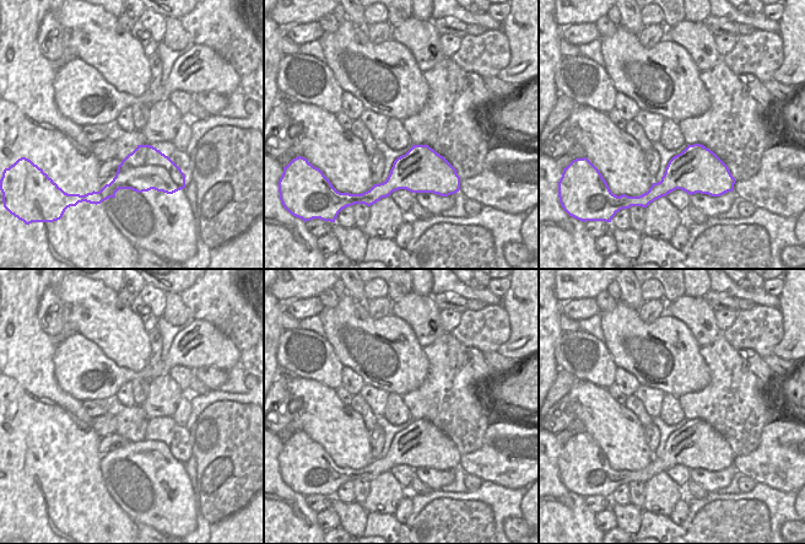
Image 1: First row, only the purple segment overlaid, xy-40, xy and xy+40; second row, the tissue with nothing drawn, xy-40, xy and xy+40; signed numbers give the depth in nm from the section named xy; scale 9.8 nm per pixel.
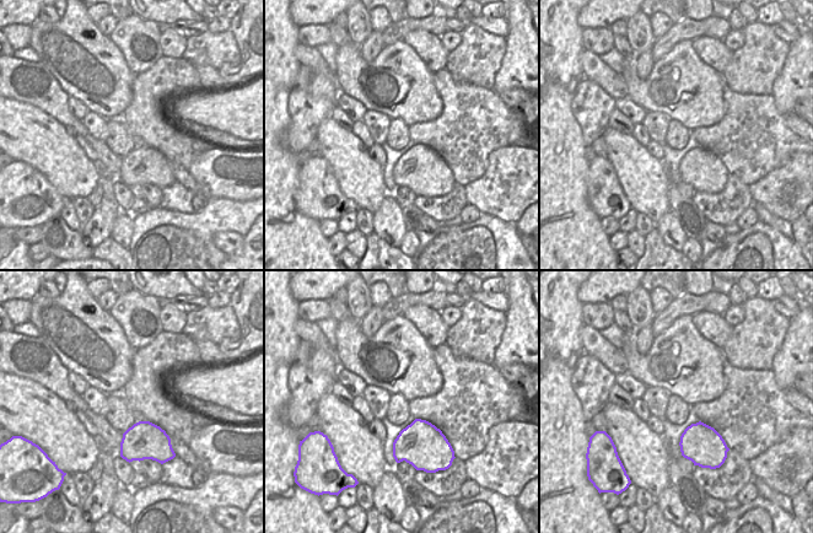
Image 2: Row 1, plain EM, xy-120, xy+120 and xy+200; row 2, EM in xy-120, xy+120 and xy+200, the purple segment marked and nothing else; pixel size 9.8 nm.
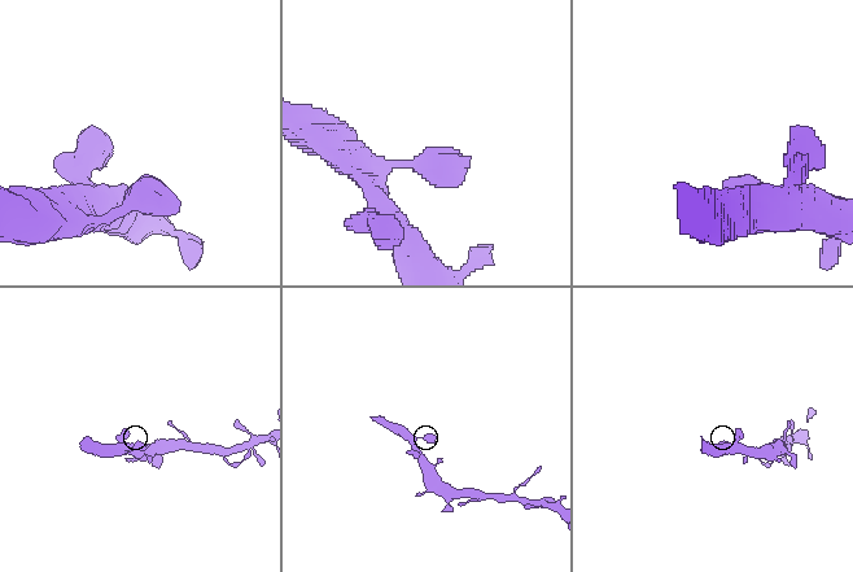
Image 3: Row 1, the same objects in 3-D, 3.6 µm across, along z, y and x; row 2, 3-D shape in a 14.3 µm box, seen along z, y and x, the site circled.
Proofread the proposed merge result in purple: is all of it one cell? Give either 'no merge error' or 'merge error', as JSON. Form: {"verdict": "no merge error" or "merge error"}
{"verdict": "no merge error"}

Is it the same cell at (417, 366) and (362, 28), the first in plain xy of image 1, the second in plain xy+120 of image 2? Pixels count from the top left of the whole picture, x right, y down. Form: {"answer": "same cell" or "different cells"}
{"answer": "different cells"}

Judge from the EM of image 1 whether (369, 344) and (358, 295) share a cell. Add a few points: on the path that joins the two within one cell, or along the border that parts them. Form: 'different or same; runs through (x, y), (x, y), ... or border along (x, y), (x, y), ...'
different; border along (346, 292), (358, 301), (366, 301)

